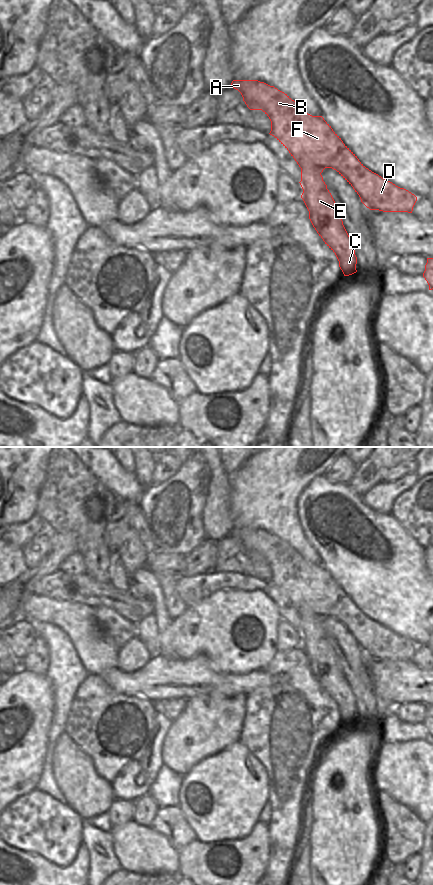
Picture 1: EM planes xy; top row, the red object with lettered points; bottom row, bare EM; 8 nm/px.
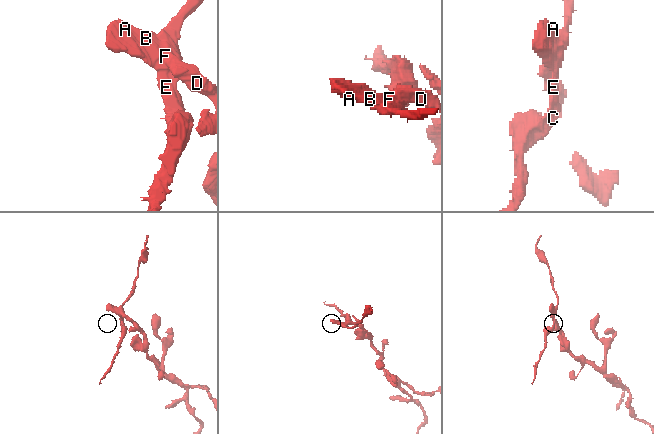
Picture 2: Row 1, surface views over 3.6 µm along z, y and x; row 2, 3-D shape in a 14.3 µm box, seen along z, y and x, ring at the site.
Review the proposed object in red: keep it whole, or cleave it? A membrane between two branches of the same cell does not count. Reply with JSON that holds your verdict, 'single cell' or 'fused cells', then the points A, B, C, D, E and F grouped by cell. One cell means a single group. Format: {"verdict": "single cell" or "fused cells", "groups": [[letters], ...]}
{"verdict": "fused cells", "groups": [["A", "B", "D", "F"], ["C", "E"]]}

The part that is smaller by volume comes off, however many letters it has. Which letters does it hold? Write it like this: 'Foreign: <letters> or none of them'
Foreign: C, E

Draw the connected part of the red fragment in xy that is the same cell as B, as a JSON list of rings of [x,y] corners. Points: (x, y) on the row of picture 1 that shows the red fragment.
[[[233,80],[230,88],[241,93],[243,101],[250,110],[262,110],[269,117],[271,121],[269,134],[289,151],[300,168],[320,166],[336,170],[370,210],[412,213],[417,197],[366,168],[322,116],[308,114],[287,94],[258,80]]]

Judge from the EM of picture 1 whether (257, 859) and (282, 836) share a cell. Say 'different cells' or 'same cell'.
different cells

